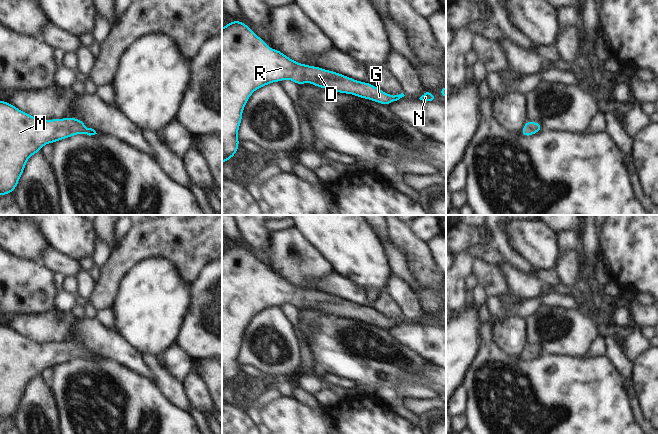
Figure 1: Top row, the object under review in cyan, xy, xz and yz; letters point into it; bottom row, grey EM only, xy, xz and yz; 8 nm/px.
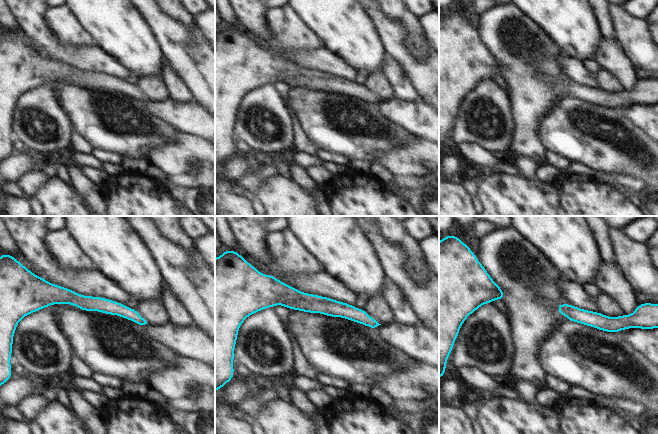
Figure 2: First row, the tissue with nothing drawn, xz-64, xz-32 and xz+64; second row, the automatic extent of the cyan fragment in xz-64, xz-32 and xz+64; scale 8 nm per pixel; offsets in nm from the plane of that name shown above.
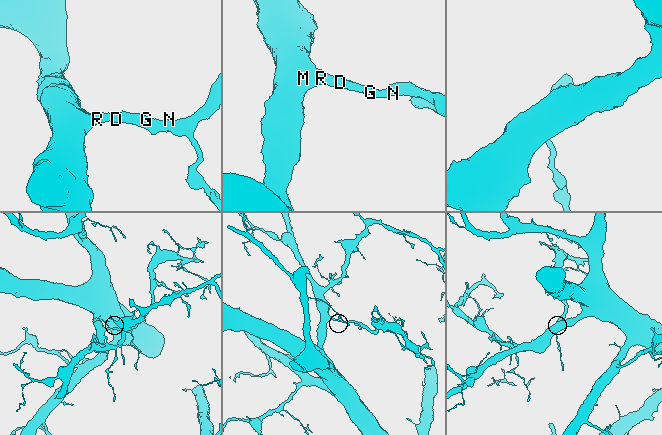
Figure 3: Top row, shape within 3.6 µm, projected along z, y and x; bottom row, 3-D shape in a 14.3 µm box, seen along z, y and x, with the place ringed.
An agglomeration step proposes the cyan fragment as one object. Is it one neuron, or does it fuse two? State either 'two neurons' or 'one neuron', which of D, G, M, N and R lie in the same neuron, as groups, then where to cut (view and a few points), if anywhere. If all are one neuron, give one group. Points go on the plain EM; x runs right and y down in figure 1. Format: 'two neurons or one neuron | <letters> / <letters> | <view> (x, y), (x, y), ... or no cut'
one neuron | D G M N R | no cut

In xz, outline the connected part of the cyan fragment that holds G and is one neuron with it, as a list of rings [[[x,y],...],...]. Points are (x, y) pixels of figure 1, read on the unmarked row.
[[[232,244],[222,252],[222,388],[237,377],[242,337],[252,317],[284,303],[298,310],[310,306],[385,330],[405,320],[403,317],[393,320],[368,306],[296,286],[269,272],[243,245]]]

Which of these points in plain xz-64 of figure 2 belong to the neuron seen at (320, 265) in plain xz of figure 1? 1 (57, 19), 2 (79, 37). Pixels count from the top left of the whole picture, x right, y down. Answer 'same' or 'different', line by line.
1: same
2: same

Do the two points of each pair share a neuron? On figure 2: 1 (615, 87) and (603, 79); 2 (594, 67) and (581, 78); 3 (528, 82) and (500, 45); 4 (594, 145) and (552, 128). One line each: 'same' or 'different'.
1: same
2: different
3: same
4: same

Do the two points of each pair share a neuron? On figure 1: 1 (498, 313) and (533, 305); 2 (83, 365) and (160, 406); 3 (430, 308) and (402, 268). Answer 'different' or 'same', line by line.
1: same
2: same
3: same

